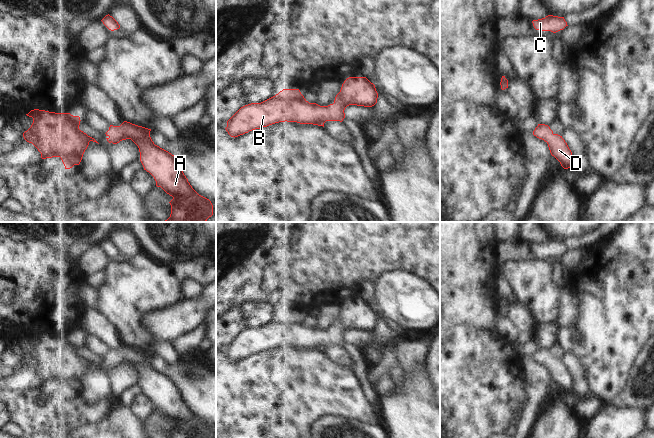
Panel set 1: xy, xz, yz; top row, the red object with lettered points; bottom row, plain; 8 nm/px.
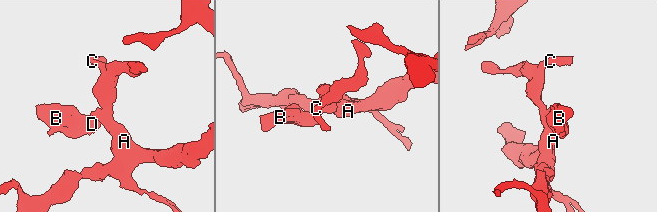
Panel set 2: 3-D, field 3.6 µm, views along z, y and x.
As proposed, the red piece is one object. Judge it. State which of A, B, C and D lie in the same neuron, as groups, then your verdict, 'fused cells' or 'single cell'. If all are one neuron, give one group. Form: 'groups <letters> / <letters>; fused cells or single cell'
groups A B C D; single cell

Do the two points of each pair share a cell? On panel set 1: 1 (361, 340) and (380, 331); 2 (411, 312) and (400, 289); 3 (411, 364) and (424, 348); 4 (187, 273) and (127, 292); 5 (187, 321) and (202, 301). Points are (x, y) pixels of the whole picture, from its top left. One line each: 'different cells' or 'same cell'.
1: same cell
2: same cell
3: same cell
4: same cell
5: same cell

